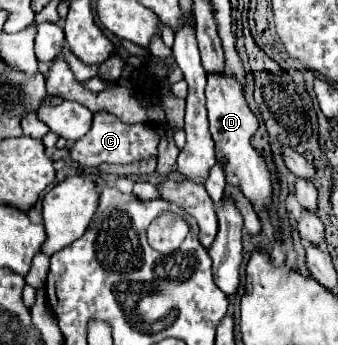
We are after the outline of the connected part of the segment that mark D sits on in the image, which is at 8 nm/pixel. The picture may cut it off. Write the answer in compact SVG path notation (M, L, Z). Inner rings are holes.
M207 76L207 110L211 134L215 140L217 160L225 160L225 174L229 184L239 184L243 194L253 202L255 210L261 206L269 208L271 202L271 180L269 170L257 150L251 146L251 134L257 130L257 118L249 110L241 84L233 76Z

